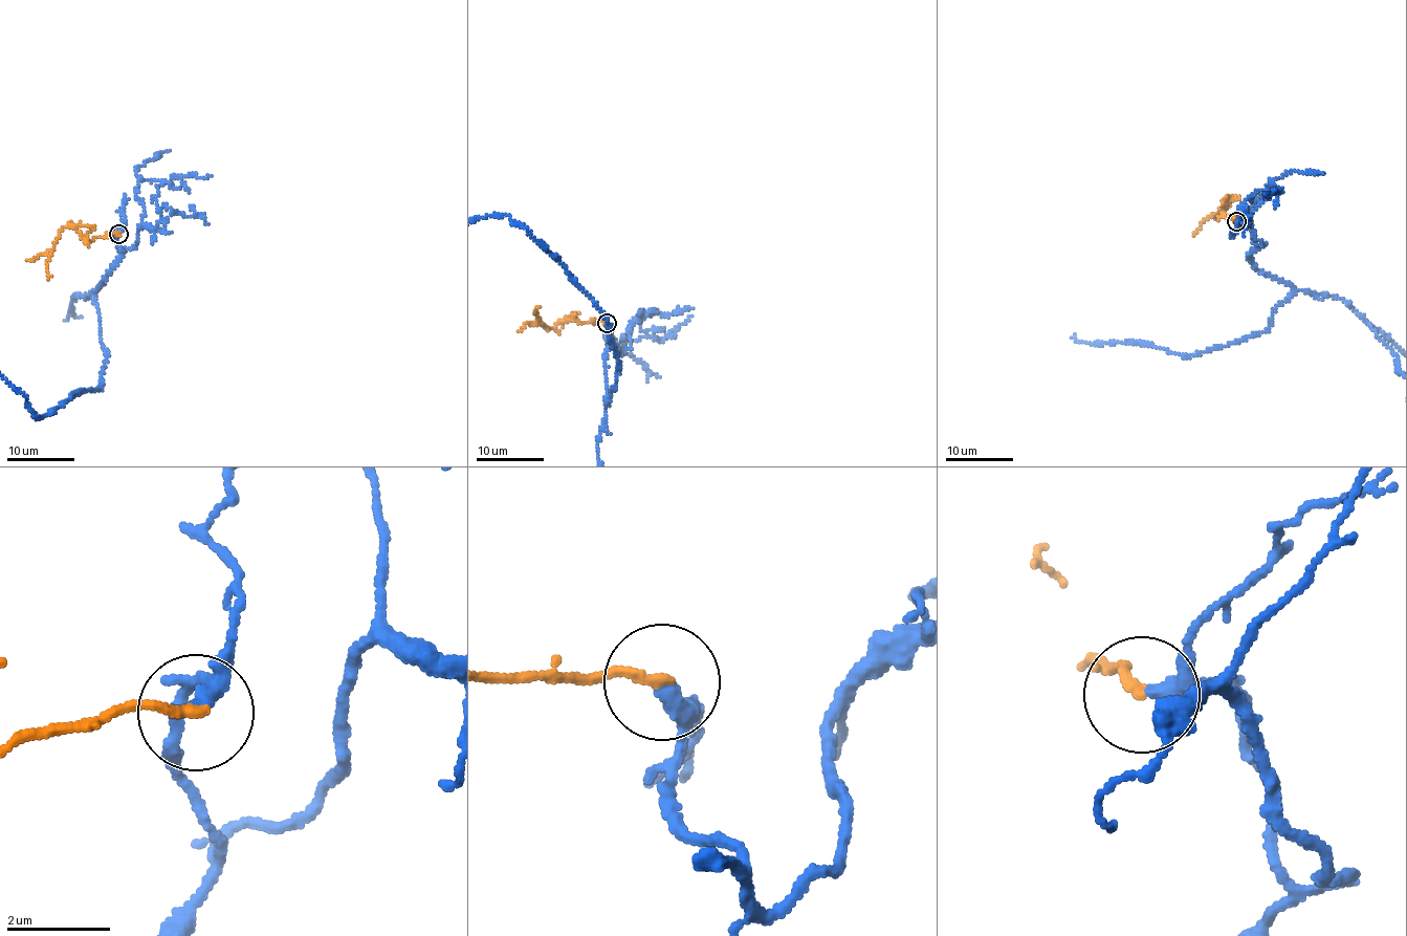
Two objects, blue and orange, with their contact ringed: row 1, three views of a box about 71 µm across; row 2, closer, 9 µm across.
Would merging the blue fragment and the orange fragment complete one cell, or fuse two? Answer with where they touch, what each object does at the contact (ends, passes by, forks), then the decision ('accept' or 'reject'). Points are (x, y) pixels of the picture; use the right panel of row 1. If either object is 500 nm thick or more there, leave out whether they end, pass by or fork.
(1236, 221) | blue passes by | orange ends | accept

